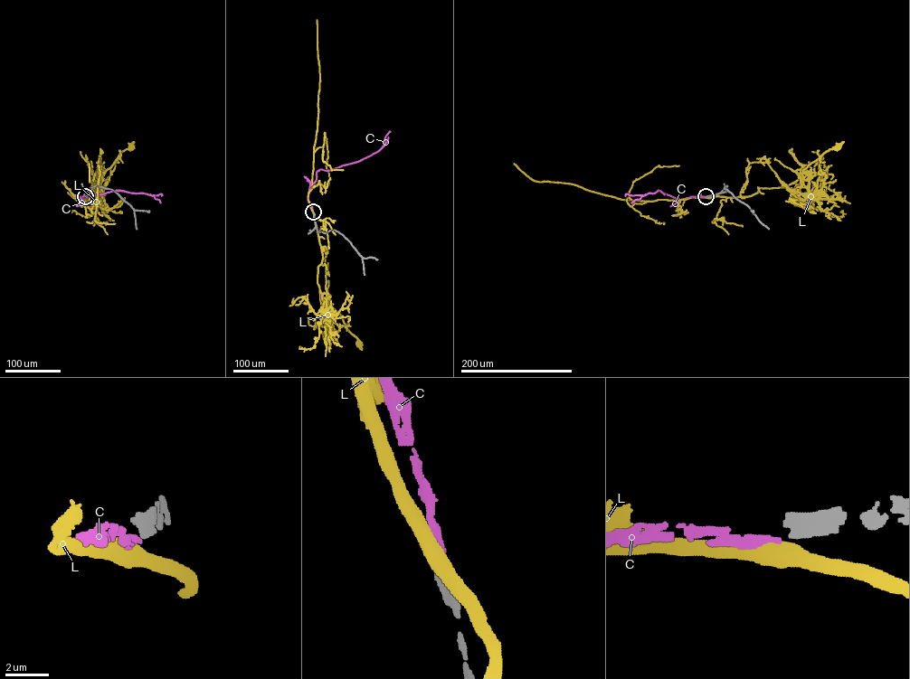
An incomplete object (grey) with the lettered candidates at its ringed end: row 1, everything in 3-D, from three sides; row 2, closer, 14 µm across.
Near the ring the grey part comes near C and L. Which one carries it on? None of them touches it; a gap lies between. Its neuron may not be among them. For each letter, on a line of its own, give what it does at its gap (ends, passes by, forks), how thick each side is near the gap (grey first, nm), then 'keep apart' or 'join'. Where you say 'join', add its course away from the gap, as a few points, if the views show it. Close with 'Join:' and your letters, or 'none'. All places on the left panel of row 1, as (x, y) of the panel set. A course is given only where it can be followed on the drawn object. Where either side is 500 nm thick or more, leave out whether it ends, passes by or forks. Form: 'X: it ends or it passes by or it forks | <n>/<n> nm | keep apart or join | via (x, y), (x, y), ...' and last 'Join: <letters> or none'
C: it ends | 440/280 nm | join | via (85, 196), (80, 197), (83, 200), (90, 193), (101, 194), (116, 190), (161, 196)
L: 440/500 nm | keep apart
Join: C

